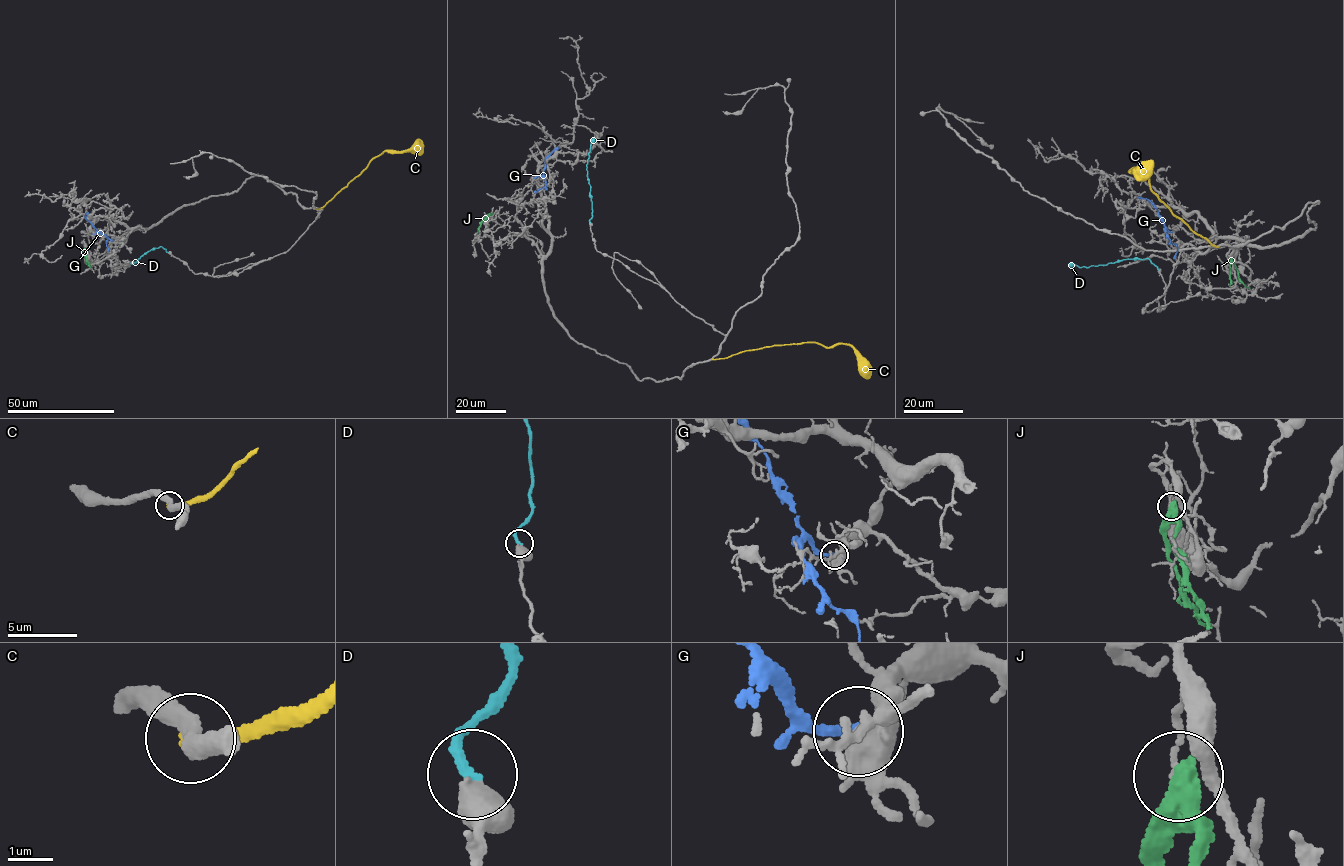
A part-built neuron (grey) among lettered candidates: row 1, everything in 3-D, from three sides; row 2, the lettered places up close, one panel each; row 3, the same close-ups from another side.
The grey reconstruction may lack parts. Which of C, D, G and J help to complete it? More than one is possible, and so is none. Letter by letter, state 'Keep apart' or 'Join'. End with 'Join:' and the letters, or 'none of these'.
C: Keep apart
D: Join
G: Keep apart
J: Keep apart
Join: D

